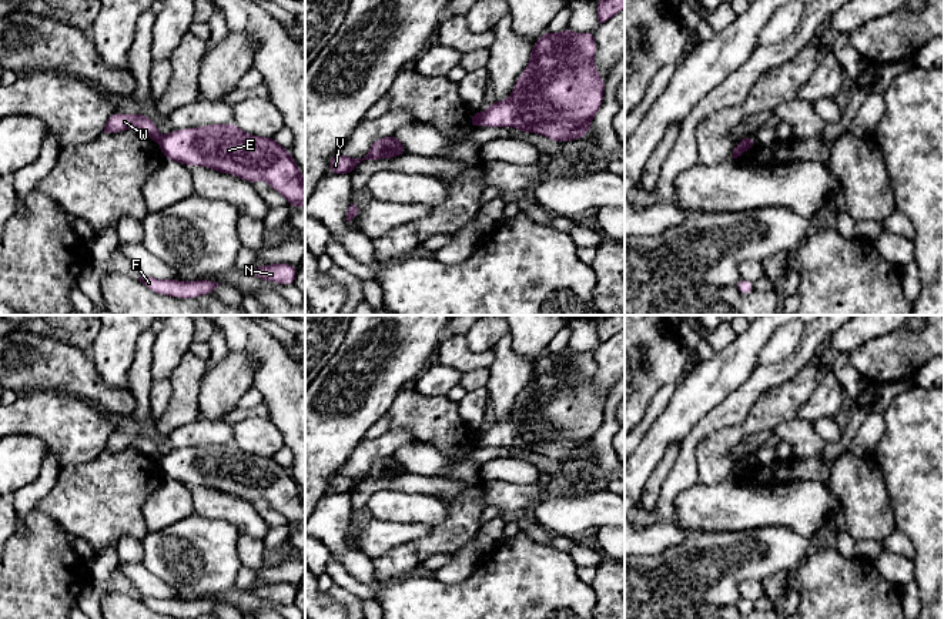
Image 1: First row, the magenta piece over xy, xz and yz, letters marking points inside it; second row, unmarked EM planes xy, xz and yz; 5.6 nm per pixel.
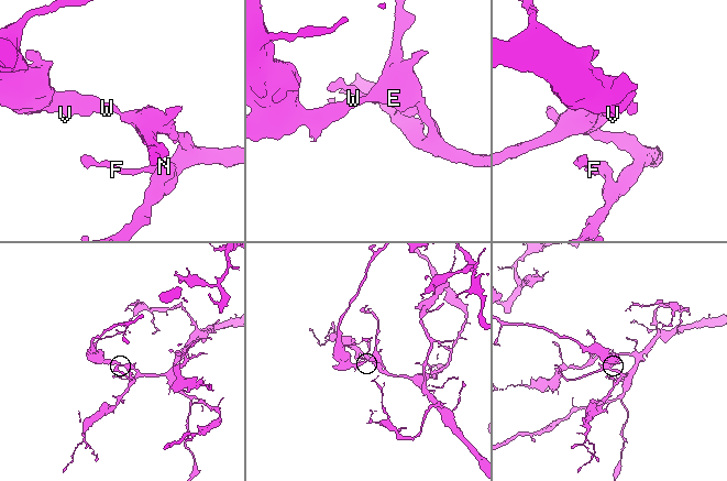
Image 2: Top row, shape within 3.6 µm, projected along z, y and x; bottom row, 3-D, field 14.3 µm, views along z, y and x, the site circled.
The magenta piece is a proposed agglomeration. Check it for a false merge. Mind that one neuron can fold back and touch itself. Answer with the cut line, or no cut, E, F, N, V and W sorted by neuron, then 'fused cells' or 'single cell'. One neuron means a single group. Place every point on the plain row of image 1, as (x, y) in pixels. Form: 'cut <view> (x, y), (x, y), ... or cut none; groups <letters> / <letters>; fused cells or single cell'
cut xz (478, 432), (479, 444); groups E F N / V W; fused cells

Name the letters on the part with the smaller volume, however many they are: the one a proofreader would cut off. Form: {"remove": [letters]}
{"remove": ["V", "W"]}

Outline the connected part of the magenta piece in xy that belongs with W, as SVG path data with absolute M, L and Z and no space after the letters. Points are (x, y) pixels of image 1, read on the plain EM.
M113 432L107 439L103 452L121 452L131 446L138 448L143 454L157 462L161 458L155 442L145 434Z

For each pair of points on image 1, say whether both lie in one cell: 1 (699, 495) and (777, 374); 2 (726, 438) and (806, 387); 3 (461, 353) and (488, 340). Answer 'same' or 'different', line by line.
1: different
2: same
3: different

